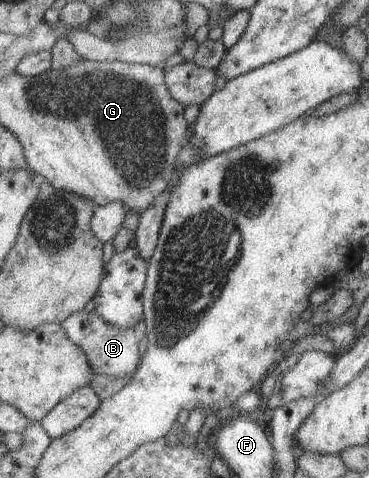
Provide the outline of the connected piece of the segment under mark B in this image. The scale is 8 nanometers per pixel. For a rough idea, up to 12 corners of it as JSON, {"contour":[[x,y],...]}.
{"contour":[[95,312],[61,323],[93,373],[137,371],[140,334]]}

